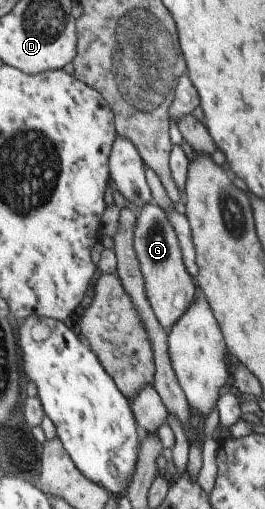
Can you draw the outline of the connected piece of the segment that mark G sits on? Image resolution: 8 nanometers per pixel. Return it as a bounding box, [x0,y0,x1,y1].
[133,203,197,330]

